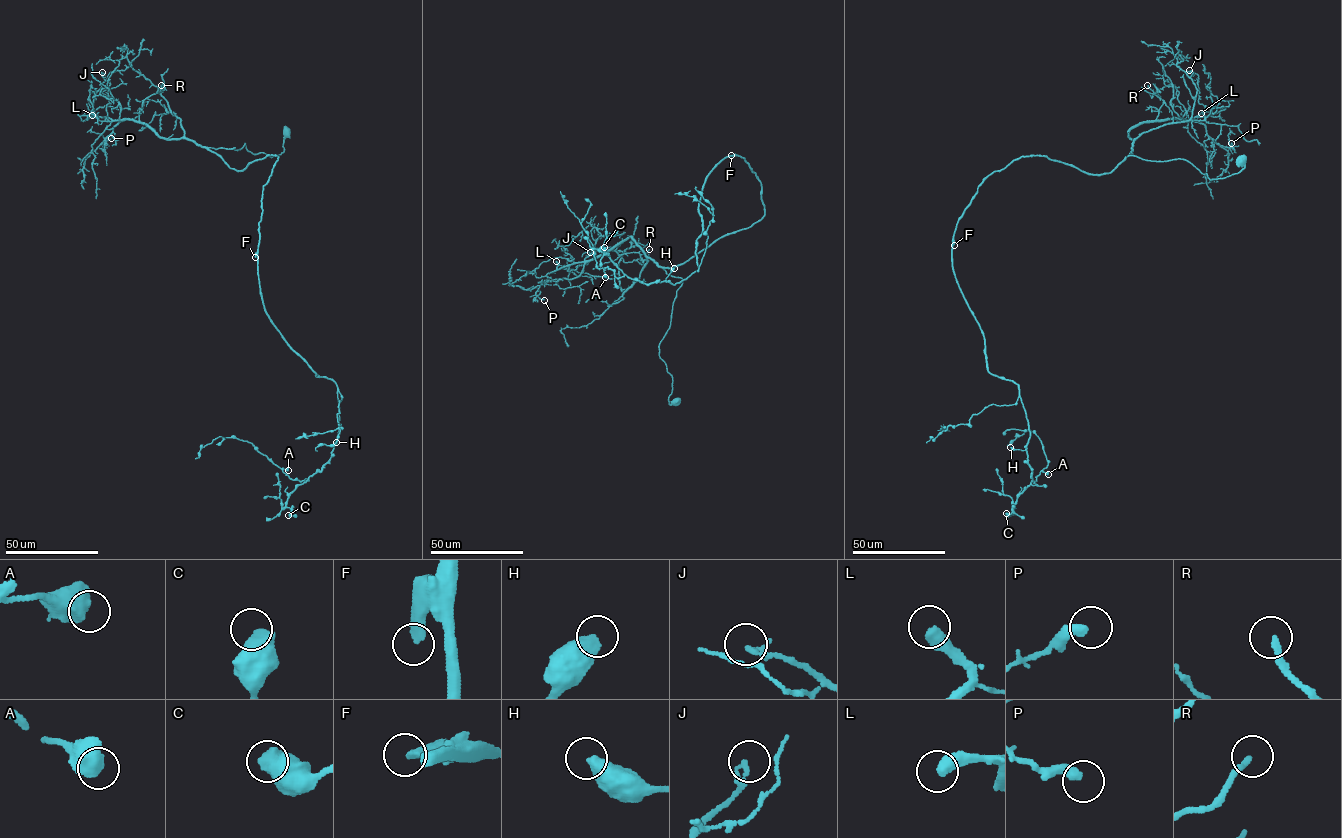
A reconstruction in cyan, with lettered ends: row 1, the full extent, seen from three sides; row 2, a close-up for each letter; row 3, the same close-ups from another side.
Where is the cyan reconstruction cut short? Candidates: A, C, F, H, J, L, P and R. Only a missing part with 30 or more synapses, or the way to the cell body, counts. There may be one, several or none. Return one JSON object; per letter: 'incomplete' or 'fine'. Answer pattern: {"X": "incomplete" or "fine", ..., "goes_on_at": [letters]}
{"A": "fine", "C": "fine", "F": "fine", "H": "fine", "J": "fine", "L": "incomplete", "P": "fine", "R": "fine", "goes_on_at": ["L"]}

